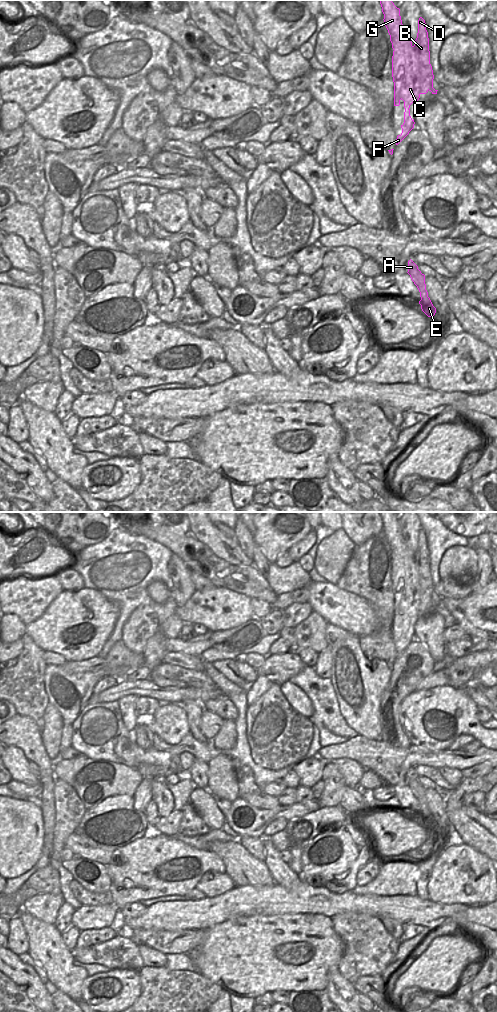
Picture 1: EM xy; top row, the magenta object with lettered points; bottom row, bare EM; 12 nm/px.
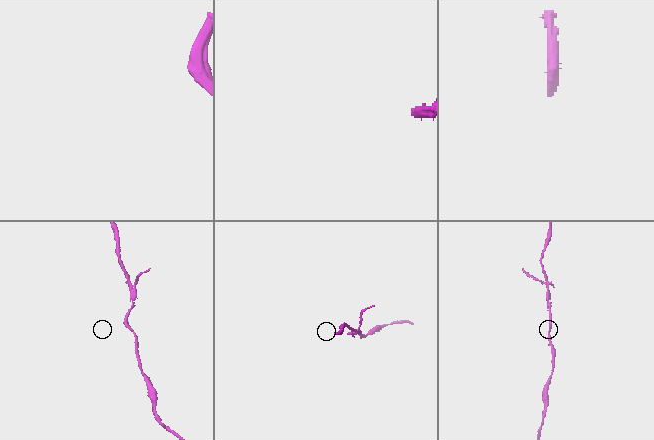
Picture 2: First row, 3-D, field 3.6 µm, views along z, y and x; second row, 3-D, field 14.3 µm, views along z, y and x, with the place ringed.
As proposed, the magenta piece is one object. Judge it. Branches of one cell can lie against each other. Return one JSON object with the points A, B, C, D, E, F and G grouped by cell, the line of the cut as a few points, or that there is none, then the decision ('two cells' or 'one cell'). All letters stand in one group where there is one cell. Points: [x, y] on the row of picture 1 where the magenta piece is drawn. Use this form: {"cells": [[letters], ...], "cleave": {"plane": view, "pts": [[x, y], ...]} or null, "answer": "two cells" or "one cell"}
{"cells": [["A", "B", "C", "D", "E", "F", "G"]], "cleave": null, "answer": "one cell"}

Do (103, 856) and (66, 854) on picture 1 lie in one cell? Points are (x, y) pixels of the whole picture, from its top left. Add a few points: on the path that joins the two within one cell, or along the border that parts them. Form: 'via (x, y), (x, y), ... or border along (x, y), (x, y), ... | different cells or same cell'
border along (65, 847), (75, 855) | different cells

